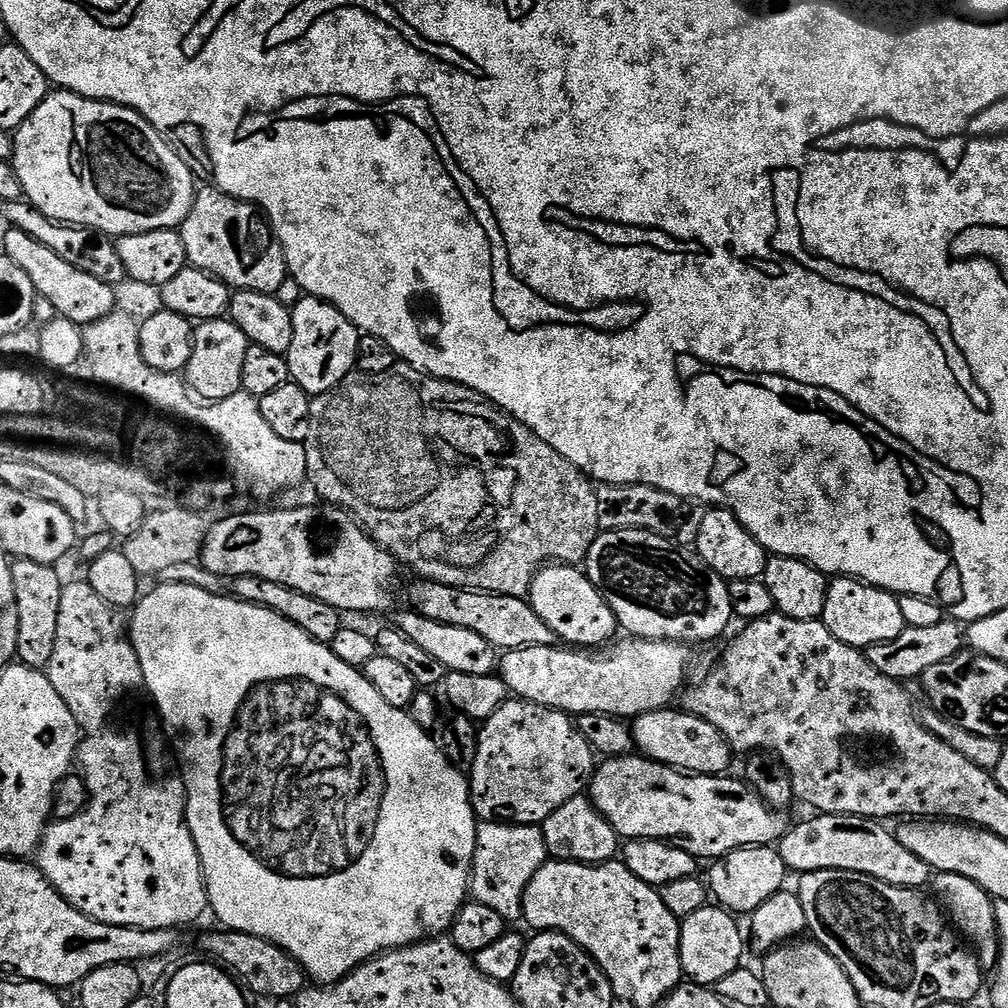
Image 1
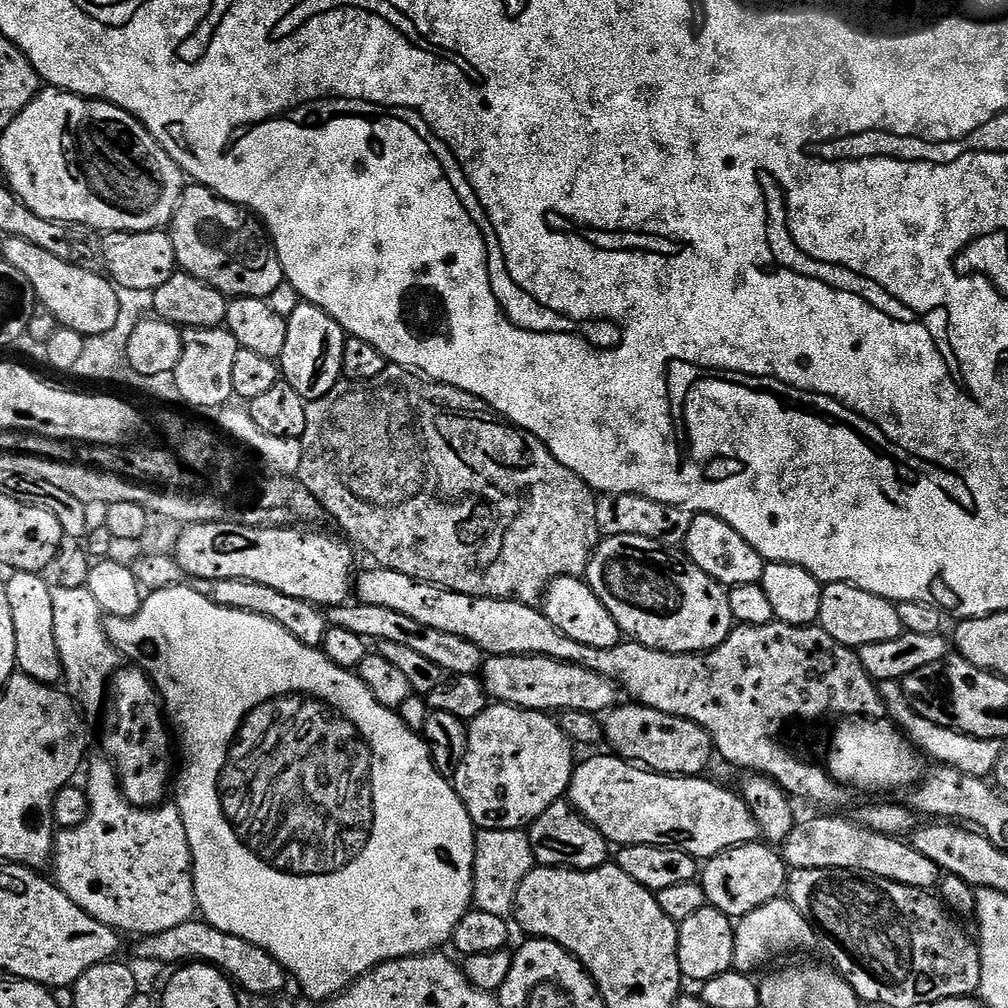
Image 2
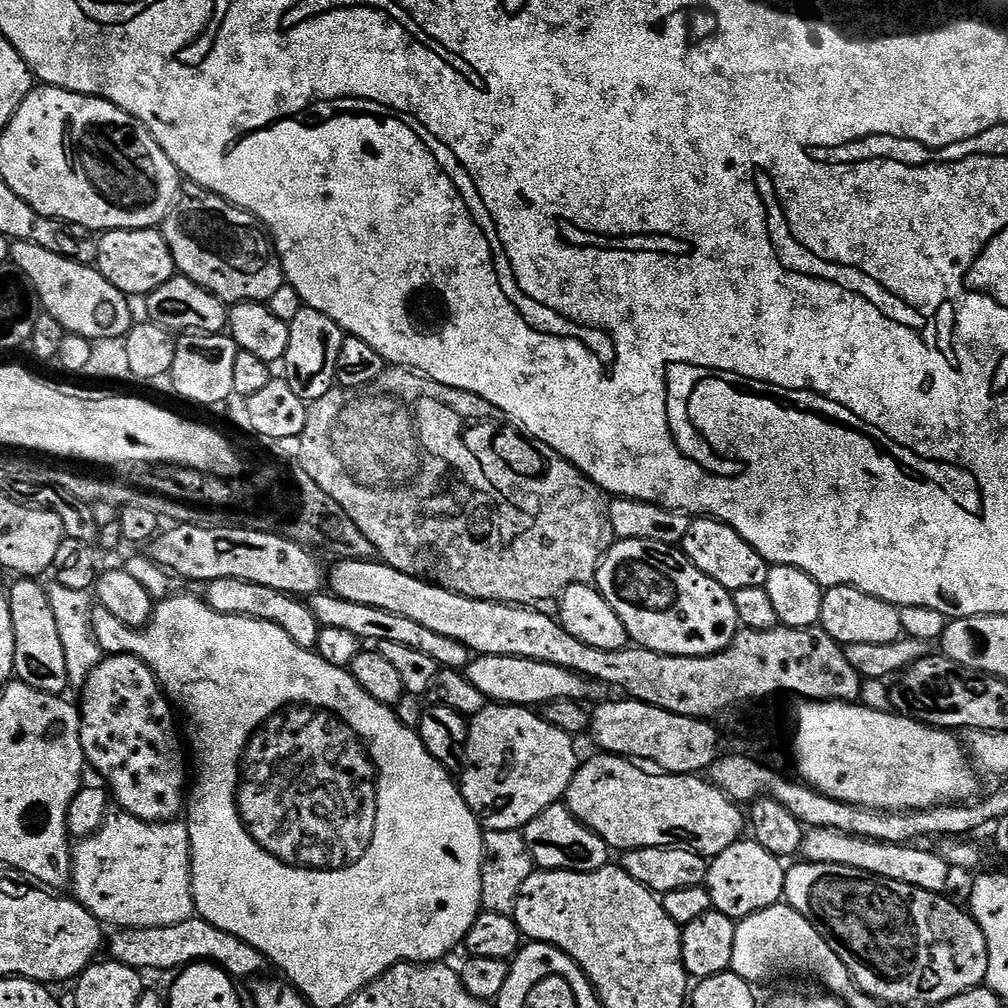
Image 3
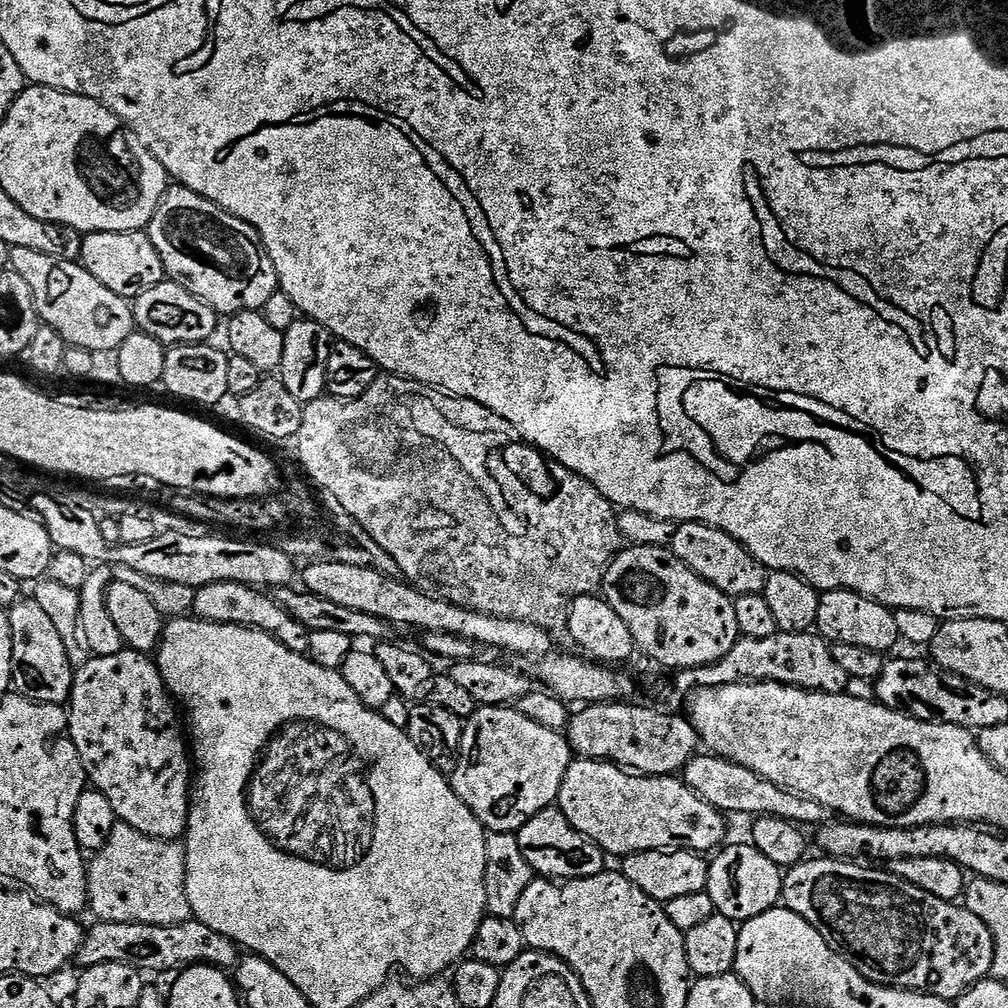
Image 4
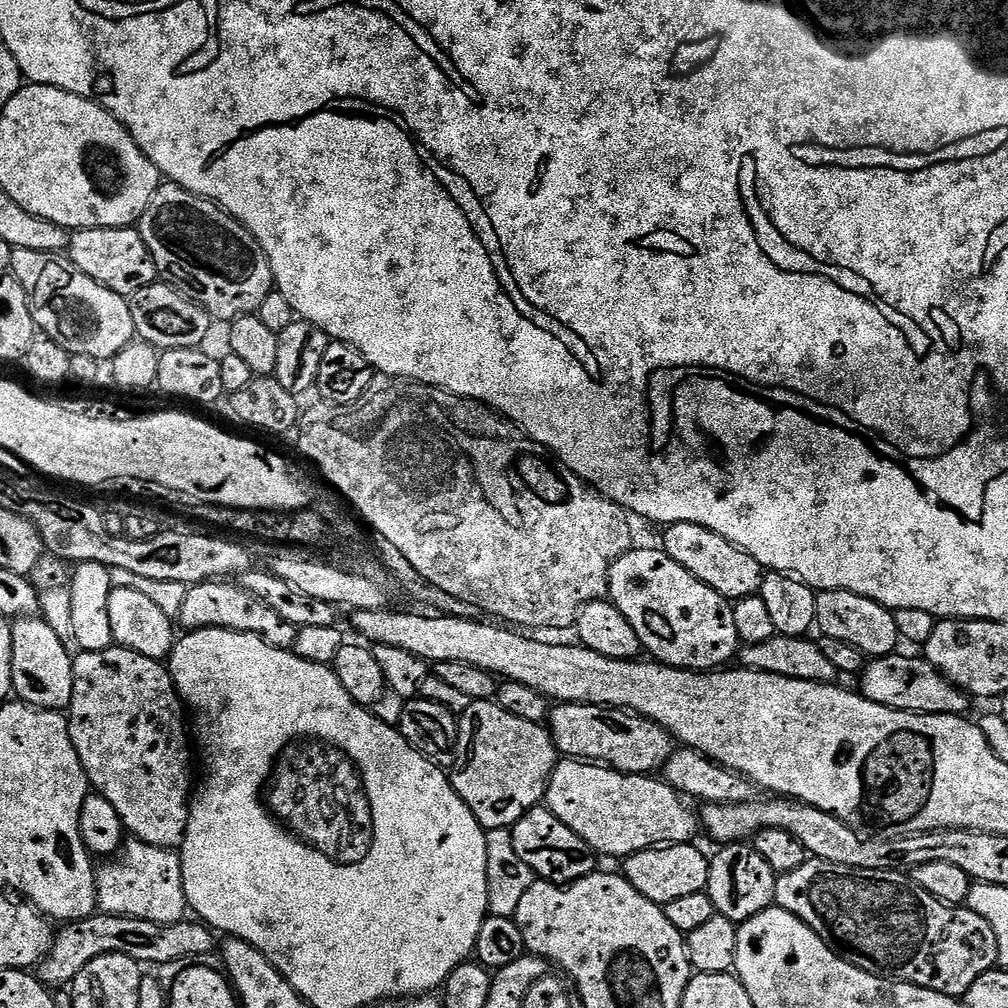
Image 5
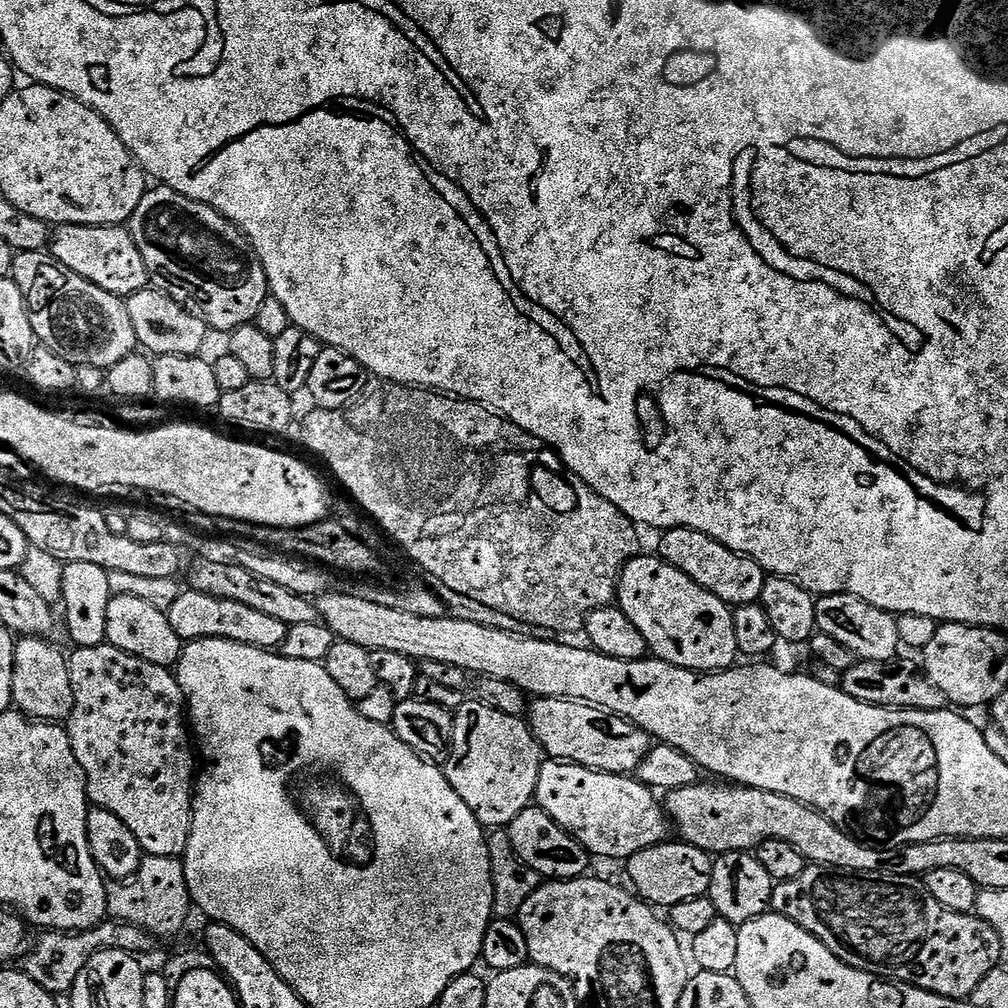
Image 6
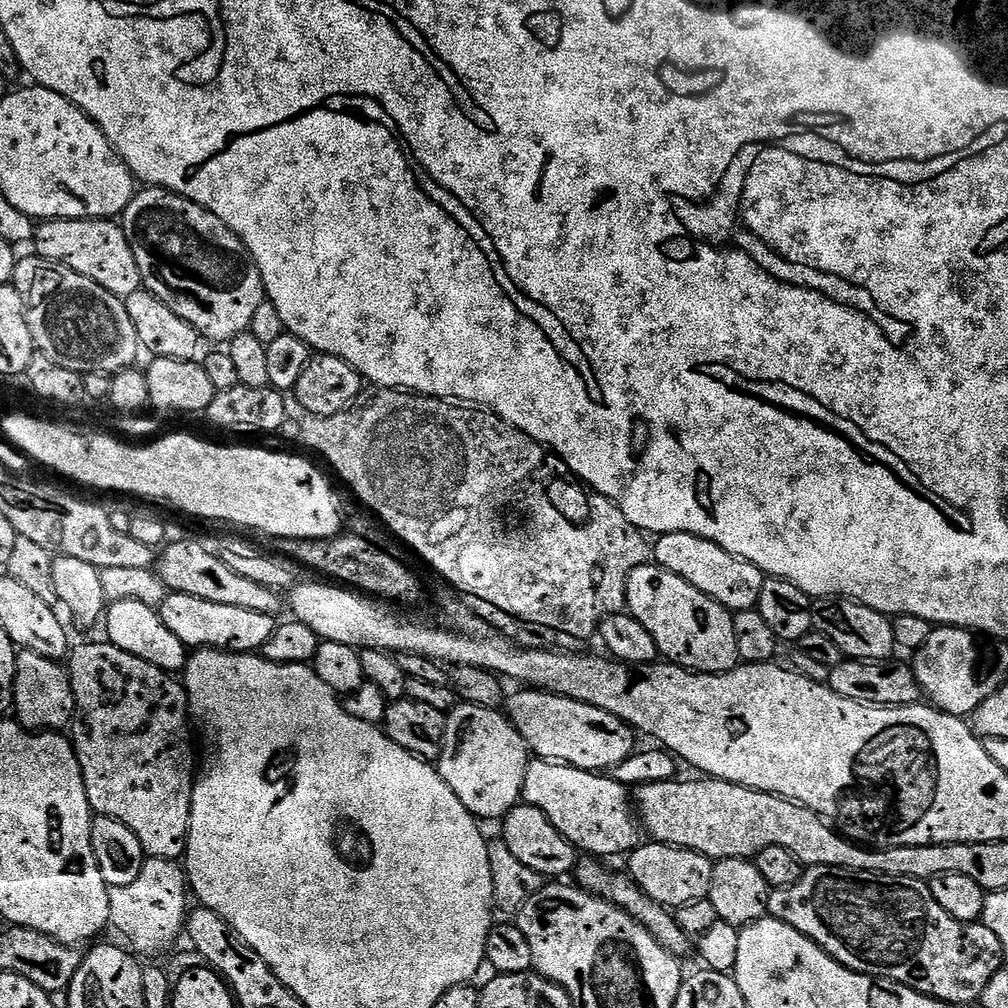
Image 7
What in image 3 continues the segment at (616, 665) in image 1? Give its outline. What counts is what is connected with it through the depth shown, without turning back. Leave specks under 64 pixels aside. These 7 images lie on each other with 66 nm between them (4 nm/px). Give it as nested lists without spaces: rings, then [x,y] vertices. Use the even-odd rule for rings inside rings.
[[[473,655],[469,659],[466,675],[469,682],[484,695],[485,701],[497,704],[543,706],[555,700],[584,702],[593,688],[585,677],[570,671],[569,668],[521,656]]]

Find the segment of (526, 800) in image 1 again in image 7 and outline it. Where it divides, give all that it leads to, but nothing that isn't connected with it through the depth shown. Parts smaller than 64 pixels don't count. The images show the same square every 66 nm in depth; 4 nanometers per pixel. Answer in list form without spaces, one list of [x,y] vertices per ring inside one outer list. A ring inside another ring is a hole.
[[[460,702],[447,713],[444,721],[444,745],[440,751],[438,771],[440,777],[450,786],[450,790],[458,794],[462,806],[466,806],[466,810],[481,821],[496,819],[499,821],[508,815],[510,809],[521,803],[529,763],[528,744],[522,738],[522,734],[518,734],[518,730],[503,711]]]

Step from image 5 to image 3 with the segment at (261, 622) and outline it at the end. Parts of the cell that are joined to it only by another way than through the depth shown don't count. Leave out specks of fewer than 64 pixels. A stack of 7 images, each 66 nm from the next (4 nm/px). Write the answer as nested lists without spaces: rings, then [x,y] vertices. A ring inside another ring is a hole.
[[[218,578],[207,581],[205,592],[202,592],[202,599],[209,604],[218,614],[227,616],[245,616],[255,620],[265,620],[271,624],[277,624],[298,646],[309,650],[315,649],[318,642],[318,634],[321,627],[318,618],[308,609],[307,603],[301,599],[286,593],[274,590],[270,586],[258,586],[254,582],[246,582],[238,578]]]

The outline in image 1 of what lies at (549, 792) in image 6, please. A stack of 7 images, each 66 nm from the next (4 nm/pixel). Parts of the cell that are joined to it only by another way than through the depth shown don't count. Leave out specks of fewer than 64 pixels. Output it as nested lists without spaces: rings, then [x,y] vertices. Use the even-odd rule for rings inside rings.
[[[639,754],[608,758],[601,764],[592,773],[590,799],[625,841],[682,842],[691,856],[715,862],[739,848],[775,845],[790,827],[788,816],[769,808],[743,779],[693,776]]]

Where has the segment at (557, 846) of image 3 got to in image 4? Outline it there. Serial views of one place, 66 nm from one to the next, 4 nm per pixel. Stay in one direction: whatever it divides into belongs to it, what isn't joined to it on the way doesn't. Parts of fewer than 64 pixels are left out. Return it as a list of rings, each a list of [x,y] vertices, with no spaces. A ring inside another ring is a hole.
[[[553,806],[534,814],[534,818],[530,818],[530,822],[526,822],[526,826],[522,826],[515,835],[518,846],[522,846],[526,862],[530,862],[537,877],[553,882],[567,882],[590,878],[605,871],[606,854],[590,838],[586,838],[586,834],[574,830],[559,807]]]

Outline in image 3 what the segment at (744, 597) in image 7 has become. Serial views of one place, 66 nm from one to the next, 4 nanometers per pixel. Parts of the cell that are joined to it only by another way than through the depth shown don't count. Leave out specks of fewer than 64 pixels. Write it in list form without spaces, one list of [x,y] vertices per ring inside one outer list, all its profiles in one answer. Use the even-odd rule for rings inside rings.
[[[693,519],[690,530],[686,530],[682,551],[694,566],[698,566],[698,570],[702,570],[702,574],[714,578],[714,582],[721,584],[727,592],[746,590],[746,586],[763,588],[768,577],[768,561],[754,550],[754,546],[750,546],[750,542],[746,542],[746,538],[742,538],[742,534],[738,534],[738,530],[721,520]]]

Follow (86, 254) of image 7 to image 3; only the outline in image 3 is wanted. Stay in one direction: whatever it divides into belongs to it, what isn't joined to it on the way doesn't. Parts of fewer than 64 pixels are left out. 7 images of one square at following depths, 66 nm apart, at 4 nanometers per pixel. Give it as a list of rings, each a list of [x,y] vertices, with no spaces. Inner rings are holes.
[[[159,227],[155,228],[119,228],[113,232],[103,233],[96,242],[96,262],[94,265],[96,271],[110,282],[120,293],[129,298],[147,298],[158,286],[170,282],[170,278],[177,275],[174,256],[170,254],[170,248],[166,246],[166,240],[160,233]]]

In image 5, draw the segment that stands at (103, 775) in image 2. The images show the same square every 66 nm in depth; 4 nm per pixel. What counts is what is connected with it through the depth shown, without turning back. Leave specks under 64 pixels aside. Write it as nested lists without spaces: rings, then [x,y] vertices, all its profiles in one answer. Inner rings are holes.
[[[132,838],[123,845],[119,858],[112,858],[101,864],[104,865],[99,865],[96,874],[96,903],[103,915],[138,918],[155,924],[178,924],[185,919],[184,912],[189,911],[188,899],[184,893],[180,858],[173,849],[150,846]]]

